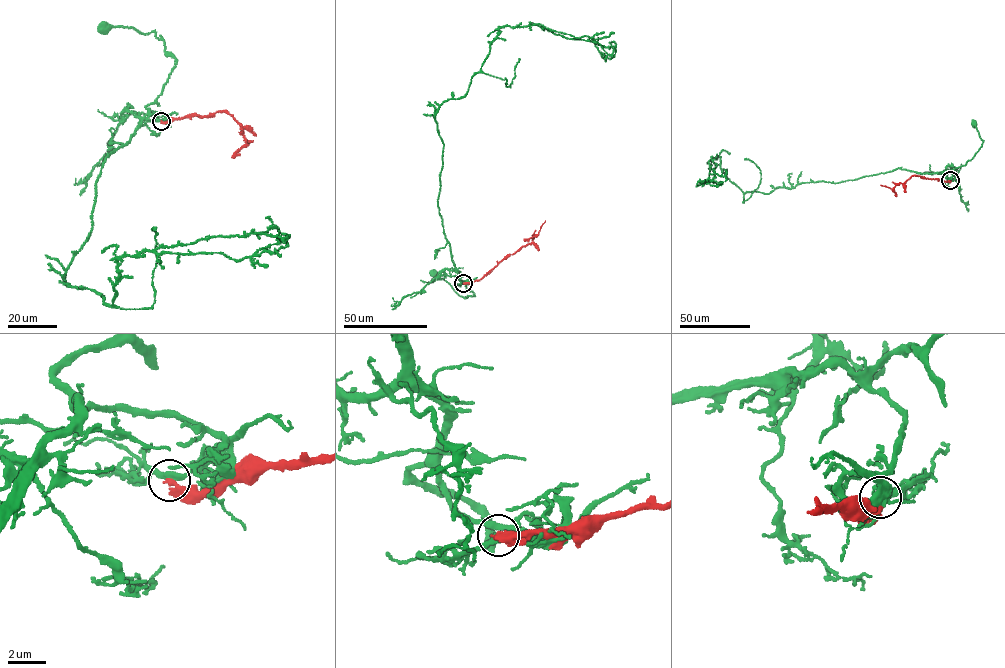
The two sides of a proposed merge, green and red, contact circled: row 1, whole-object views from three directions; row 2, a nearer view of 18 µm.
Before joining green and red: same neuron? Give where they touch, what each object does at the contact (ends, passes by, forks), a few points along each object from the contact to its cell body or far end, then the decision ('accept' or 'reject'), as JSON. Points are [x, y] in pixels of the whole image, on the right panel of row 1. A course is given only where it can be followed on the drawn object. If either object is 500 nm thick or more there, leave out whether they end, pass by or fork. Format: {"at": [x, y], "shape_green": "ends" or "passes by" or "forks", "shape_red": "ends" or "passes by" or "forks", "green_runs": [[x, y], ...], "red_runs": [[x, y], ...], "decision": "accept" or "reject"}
{"at": [950, 180], "shape_green": "passes by", "shape_red": "ends", "green_runs": [[950, 180], [951, 170], [966, 164], [982, 145], [983, 140], [974, 123]], "red_runs": [[950, 180], [916, 175], [893, 188], [880, 185]], "decision": "reject"}

